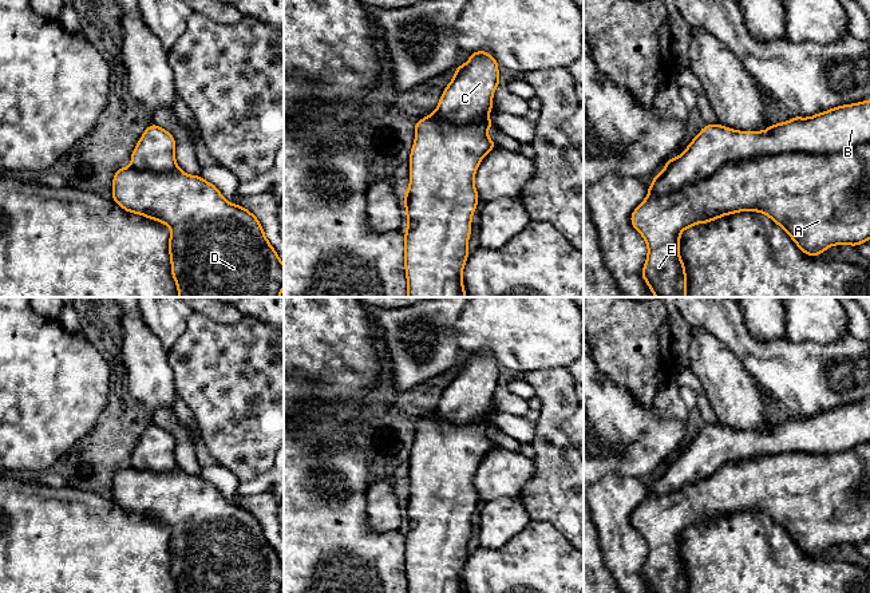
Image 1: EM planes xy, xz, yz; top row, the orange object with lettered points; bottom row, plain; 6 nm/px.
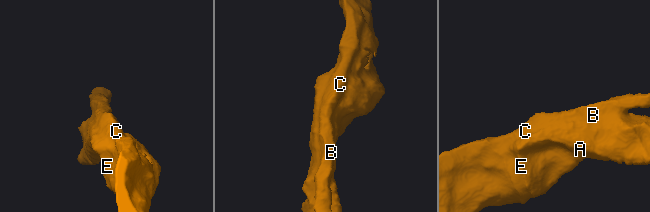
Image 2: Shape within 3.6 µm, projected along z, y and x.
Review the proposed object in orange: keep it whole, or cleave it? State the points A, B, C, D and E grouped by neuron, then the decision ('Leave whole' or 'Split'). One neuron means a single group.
Groups: A B C D E. Leave whole

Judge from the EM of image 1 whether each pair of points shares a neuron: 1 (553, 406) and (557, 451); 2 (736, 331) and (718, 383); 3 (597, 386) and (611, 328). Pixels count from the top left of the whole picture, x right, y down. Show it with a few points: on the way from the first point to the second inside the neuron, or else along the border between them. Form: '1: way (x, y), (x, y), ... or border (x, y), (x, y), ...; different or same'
1: way (553, 416), (553, 441); same
2: border (704, 331), (715, 336), (750, 374); different
3: border (597, 366), (604, 375), (627, 390); different

